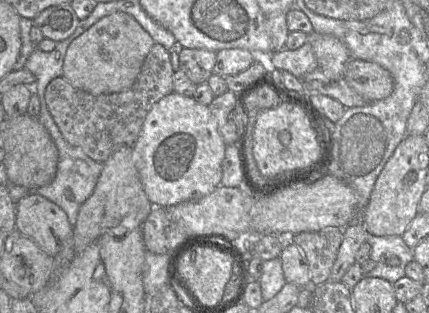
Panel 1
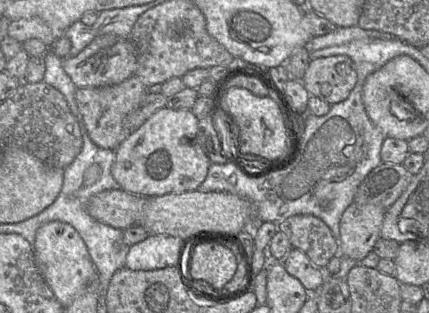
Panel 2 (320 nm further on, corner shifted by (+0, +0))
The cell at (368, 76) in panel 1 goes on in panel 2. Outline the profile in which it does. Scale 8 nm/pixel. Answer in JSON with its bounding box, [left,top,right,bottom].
[301,55,357,104]

